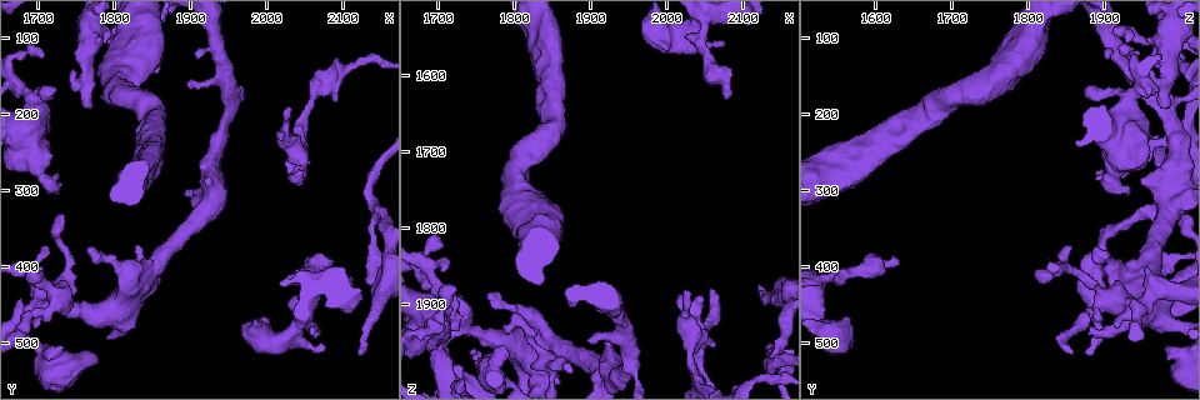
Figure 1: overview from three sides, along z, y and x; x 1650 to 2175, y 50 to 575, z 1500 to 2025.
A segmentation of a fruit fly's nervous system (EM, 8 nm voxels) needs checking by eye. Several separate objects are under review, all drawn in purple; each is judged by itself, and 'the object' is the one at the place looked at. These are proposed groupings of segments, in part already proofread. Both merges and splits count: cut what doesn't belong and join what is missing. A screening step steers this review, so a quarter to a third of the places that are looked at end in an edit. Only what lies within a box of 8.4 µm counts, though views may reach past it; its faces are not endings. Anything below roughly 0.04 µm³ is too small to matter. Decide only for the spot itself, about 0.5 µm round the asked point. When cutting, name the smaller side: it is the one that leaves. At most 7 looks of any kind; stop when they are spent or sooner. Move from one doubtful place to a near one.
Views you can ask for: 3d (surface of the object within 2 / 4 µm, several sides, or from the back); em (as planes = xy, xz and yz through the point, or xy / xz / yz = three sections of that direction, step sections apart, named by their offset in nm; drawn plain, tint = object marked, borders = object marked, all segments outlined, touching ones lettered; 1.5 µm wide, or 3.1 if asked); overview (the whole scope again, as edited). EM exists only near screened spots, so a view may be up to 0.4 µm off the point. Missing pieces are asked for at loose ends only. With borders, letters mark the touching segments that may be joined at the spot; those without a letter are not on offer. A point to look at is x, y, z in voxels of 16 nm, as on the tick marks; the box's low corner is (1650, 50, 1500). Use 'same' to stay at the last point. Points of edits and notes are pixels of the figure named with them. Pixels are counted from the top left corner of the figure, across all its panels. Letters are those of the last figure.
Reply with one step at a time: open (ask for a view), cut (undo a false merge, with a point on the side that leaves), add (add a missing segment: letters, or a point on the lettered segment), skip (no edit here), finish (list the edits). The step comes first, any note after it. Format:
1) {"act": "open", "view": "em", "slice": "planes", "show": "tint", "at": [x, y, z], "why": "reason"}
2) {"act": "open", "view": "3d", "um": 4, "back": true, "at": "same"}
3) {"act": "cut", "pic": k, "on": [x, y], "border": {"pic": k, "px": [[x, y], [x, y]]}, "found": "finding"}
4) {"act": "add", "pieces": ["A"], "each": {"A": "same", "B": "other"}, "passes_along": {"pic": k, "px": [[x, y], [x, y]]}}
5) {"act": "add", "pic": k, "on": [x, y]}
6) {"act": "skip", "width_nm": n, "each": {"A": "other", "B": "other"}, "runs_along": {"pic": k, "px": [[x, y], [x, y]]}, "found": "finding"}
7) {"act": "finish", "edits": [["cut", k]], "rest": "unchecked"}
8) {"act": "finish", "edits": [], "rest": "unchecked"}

{"act": "open", "view": "em", "slice": "xy", "step": 8, "show": "tint", "at": [1710, 125, 1935], "why": "an open end"}

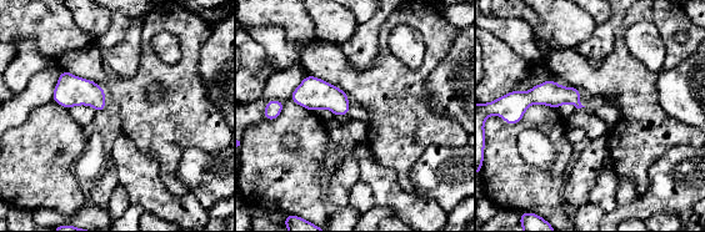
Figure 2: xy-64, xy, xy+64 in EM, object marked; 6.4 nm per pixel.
{"act": "open", "view": "em", "slice": "planes", "show": "borders", "at": "same"}

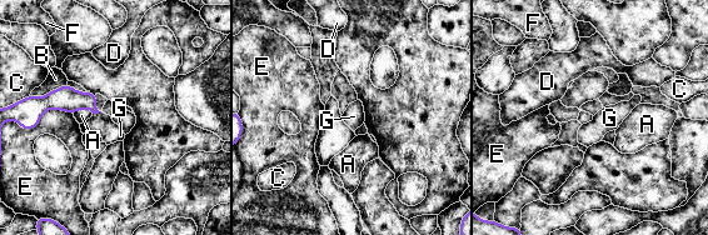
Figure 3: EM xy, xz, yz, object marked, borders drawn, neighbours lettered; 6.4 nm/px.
{"act": "skip", "each": {"A": "other", "B": "other", "C": "other", "D": "other", "E": "other", "F": "other", "G": "other"}, "found": "none of them fits"}

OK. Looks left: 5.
{"act": "open", "view": "em", "slice": "planes", "show": "borders", "at": [1765, 375, 1885], "why": "free end"}

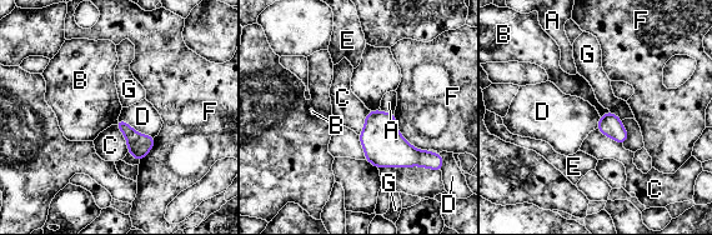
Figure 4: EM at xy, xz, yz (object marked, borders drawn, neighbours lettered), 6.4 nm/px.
{"act": "skip", "each": {"A": "other", "B": "other", "C": "other", "D": "other", "E": "other", "F": "other", "G": "other"}, "border": {"pic": 4, "px": [[608, 110], [600, 116]]}, "found": "no lettered segment goes on from it"}

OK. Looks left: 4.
{"act": "open", "view": "em", "slice": "yz", "step": 8, "show": "tint", "at": [2125, 515, 1885], "why": "branch stops here"}

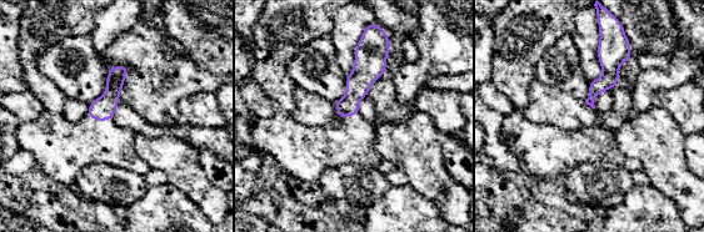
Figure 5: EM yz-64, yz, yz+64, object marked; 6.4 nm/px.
{"act": "open", "view": "em", "slice": "yz", "step": 8, "show": "borders", "at": "same", "why": "see the neighbours"}

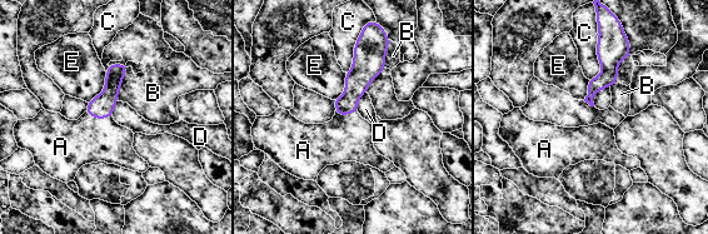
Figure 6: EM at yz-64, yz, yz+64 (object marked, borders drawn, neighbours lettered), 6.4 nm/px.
{"act": "add", "pieces": ["A"], "each": {"A": "same", "B": "other", "C": "other", "D": "other", "E": "other"}, "passes_along": {"pic": 6, "px": [[101, 106], [99, 118], [70, 144]]}, "found": "the neuron continues"}

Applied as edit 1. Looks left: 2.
{"act": "finish", "edits": [["add", 6]], "rest": "unchecked"}

